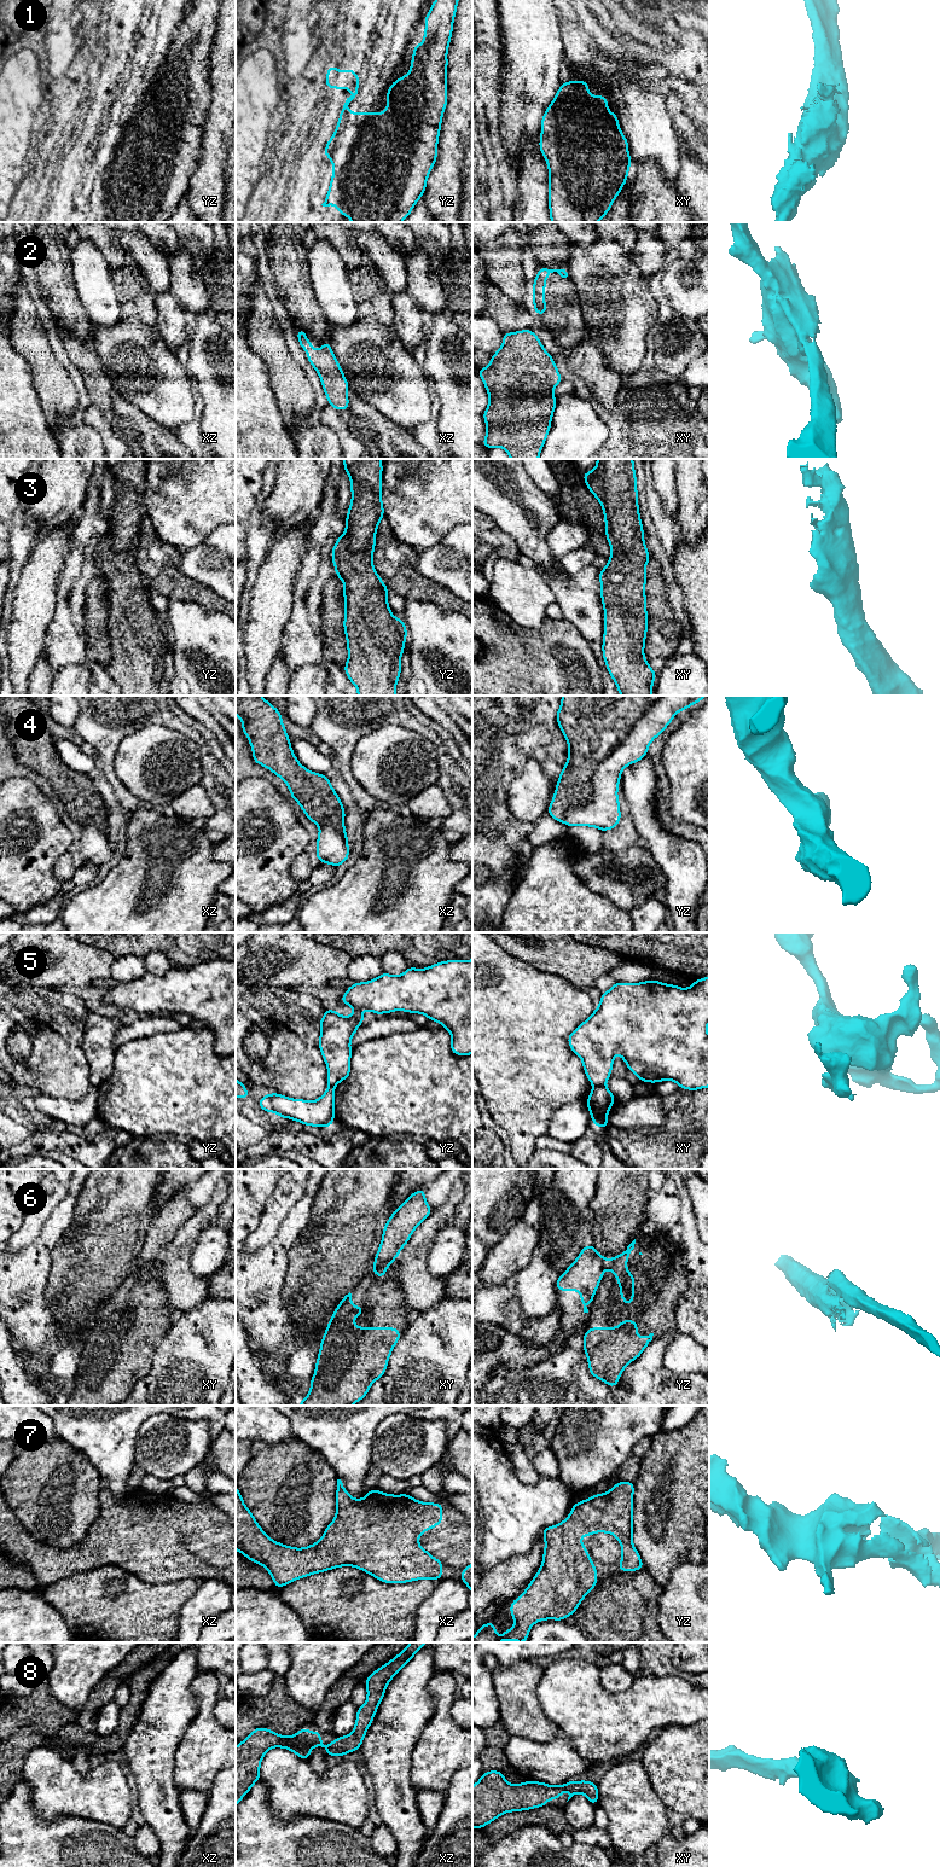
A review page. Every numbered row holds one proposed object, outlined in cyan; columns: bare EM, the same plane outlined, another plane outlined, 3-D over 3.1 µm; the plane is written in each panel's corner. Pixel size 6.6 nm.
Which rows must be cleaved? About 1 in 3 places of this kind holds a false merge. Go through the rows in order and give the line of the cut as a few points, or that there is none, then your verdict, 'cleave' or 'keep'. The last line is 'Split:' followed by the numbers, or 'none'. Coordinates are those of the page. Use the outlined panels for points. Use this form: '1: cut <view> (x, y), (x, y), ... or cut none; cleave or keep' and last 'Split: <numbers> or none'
1: cut none; keep
2: cut none; keep
3: cut none; keep
4: cut yz (661, 696), (601, 762), (589, 800), (568, 808), (562, 821); cleave
5: cut xy (603, 1083), (593, 1087); cleave
6: cut yz (605, 1260), (603, 1269); cleave
7: cut none; keep
8: cut none; keep
Split: 4, 5, 6

